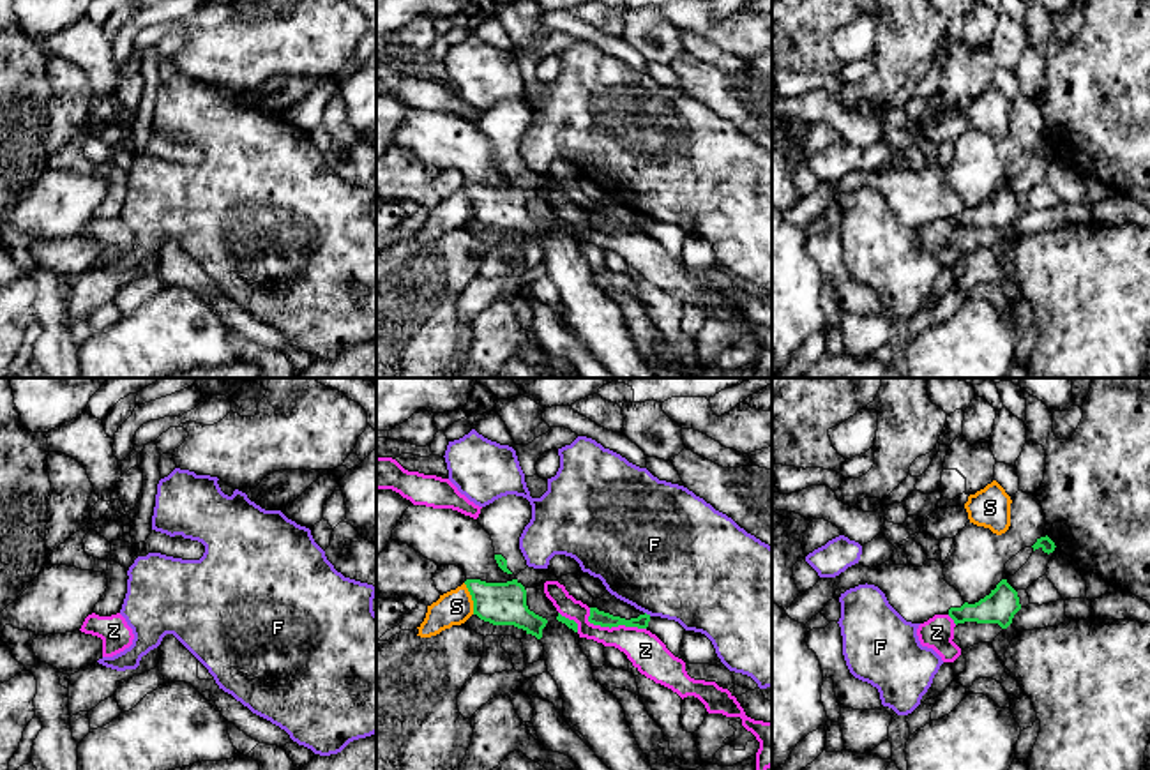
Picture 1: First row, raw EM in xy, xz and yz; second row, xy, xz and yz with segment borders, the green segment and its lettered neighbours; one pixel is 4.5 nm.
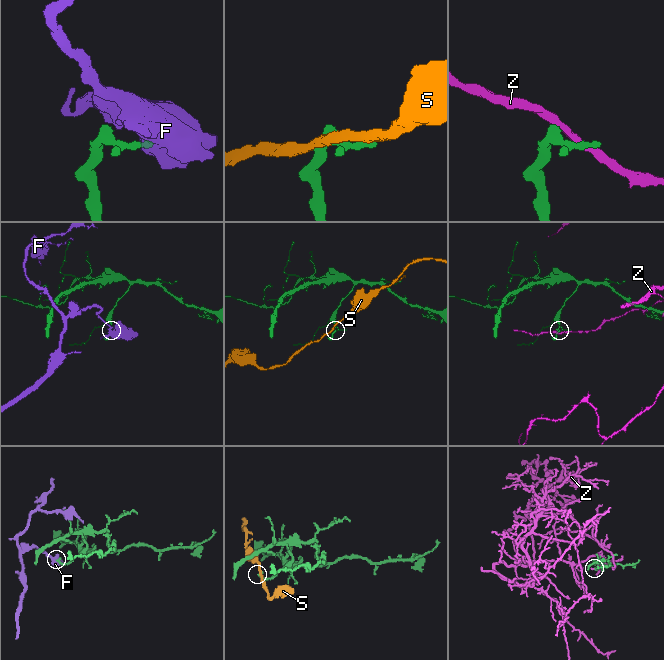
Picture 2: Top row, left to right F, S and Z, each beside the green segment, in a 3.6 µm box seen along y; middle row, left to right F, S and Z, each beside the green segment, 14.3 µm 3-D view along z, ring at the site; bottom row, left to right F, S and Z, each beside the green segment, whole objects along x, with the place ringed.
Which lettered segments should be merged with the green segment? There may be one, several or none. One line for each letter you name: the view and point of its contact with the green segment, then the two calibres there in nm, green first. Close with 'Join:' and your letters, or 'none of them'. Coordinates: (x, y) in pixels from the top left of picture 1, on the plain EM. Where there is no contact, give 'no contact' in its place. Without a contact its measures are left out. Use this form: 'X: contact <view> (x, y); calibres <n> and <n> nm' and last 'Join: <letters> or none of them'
Join: none of them

